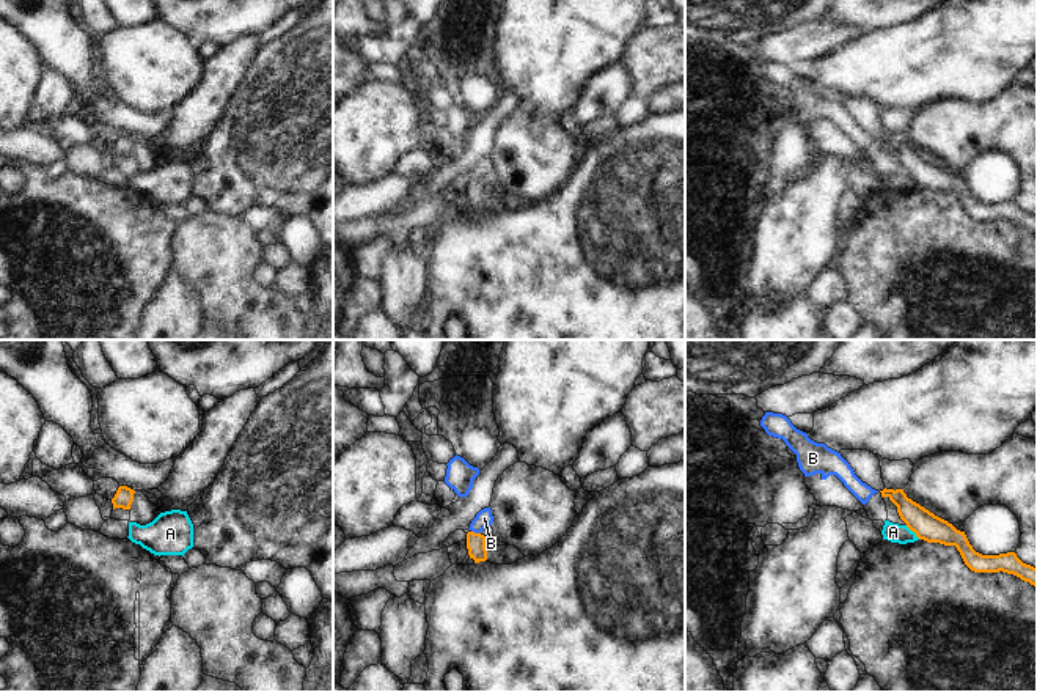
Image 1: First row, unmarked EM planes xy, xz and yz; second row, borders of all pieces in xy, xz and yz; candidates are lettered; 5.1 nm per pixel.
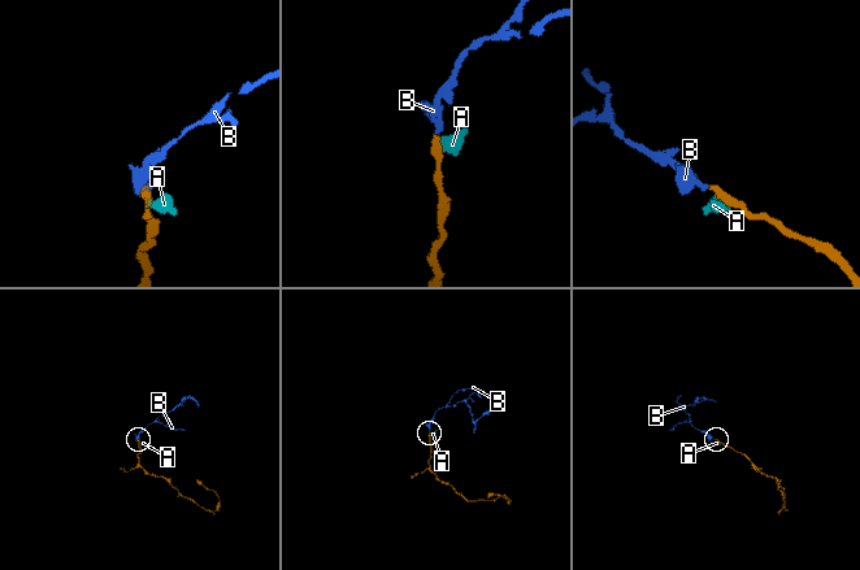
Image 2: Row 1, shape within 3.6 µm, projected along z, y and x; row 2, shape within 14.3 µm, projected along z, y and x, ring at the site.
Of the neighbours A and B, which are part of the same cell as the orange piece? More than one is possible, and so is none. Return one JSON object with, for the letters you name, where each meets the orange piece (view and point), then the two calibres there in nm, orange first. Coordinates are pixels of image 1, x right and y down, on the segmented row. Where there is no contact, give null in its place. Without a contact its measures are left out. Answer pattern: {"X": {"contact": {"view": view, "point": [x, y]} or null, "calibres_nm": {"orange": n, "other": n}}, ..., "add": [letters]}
{"B": {"contact": {"view": "xz", "point": [476, 533]}, "calibres_nm": {"orange": 100, "other": 90}}, "add": ["B"]}

